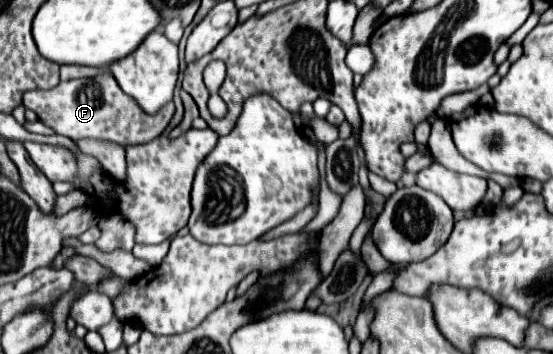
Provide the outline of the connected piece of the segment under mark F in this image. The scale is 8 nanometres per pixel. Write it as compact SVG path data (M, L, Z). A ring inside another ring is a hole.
M110 72L94 76L60 82L52 90L30 90L24 94L24 106L34 110L42 124L56 130L56 134L78 138L104 138L126 144L144 144L158 138L168 126L174 114L174 102L164 104L156 114L146 114L132 96L124 94Z

